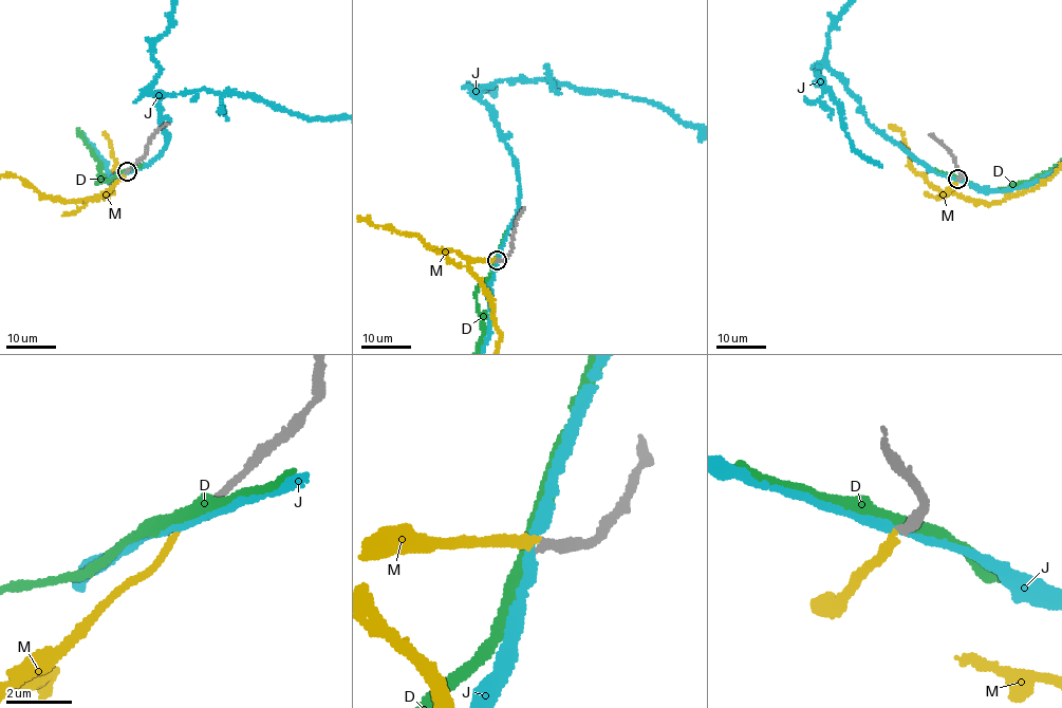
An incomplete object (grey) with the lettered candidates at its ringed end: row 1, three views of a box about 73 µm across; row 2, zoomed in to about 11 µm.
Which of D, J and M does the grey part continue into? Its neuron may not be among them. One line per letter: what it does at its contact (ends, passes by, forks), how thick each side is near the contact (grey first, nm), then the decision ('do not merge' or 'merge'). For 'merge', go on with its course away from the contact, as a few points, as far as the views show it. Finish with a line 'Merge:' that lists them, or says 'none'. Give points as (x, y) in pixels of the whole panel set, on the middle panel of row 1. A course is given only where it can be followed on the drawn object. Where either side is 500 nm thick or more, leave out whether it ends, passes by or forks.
D: it passes by | 240/360 nm | do not merge
J: it passes by | 240/280 nm | do not merge
M: it ends | 240/200 nm | merge | via (497, 260), (471, 263), (470, 266), (487, 293), (495, 324), (500, 334)
Merge: M

